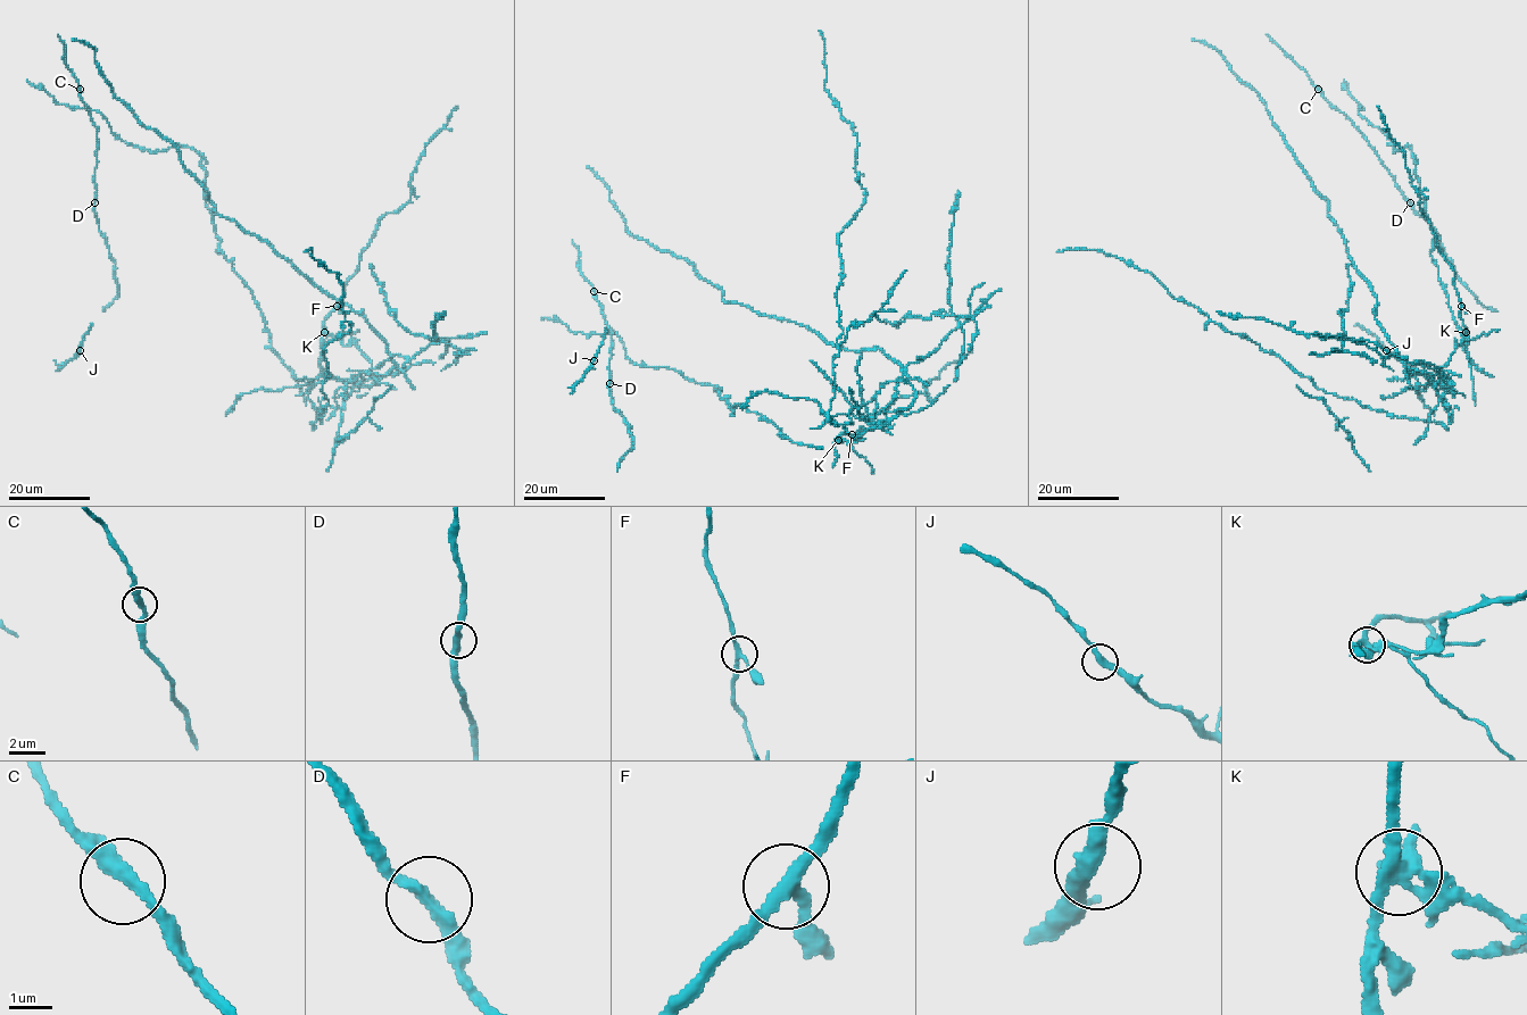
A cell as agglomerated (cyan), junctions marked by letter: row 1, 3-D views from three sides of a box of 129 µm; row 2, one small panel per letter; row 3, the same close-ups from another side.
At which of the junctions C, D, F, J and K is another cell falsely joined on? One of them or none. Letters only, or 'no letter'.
K

